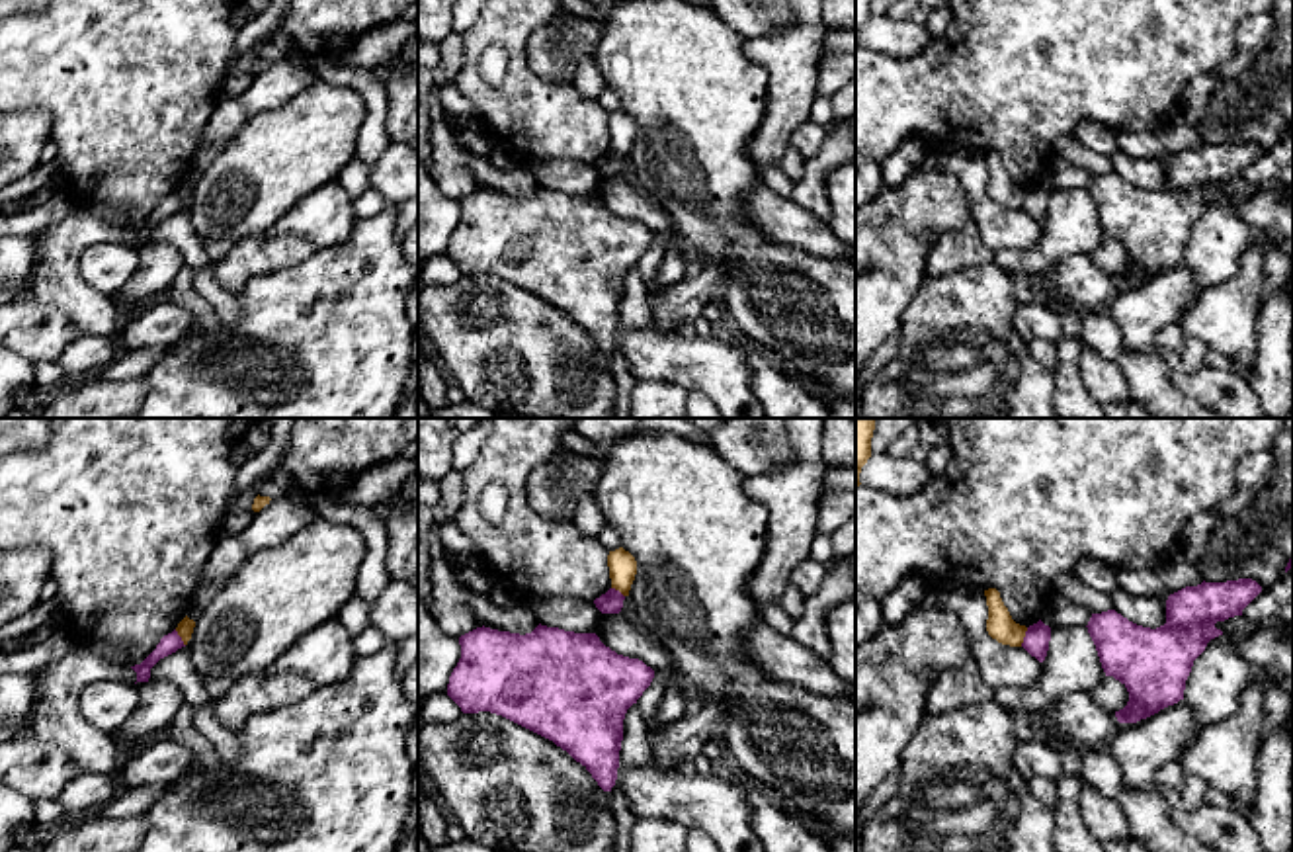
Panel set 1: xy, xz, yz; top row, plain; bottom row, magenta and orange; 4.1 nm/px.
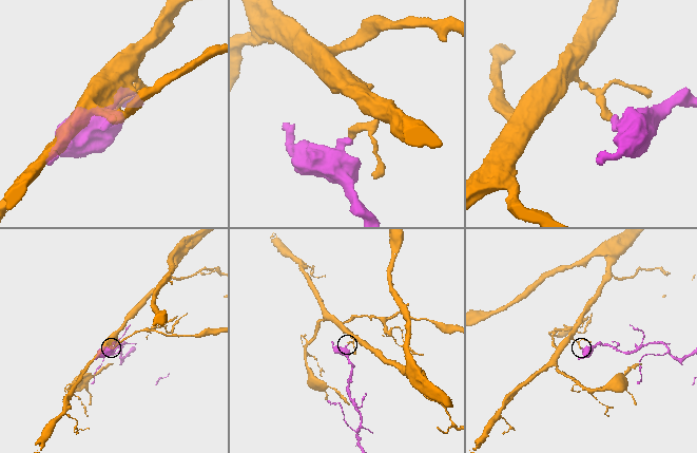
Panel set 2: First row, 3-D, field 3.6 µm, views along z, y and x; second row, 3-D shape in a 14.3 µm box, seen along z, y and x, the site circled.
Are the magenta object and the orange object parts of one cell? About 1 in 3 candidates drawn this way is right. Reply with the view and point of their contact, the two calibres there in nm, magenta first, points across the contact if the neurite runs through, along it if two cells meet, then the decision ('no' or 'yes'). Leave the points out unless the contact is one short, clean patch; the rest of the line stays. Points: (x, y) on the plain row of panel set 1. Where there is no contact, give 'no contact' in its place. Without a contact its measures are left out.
yz (1024, 200) | 110/120 nm | along yz (1028, 190), (1020, 208) | no

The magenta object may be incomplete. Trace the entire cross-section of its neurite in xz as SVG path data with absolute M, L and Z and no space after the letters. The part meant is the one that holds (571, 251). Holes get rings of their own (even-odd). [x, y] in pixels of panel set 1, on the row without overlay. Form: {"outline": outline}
{"outline": "M537 188L520 197L477 190L459 199L461 221L447 246L447 258L463 276L502 277L566 313L604 354L617 342L623 281L650 248L654 233L639 221L617 217L596 195L574 195Z"}

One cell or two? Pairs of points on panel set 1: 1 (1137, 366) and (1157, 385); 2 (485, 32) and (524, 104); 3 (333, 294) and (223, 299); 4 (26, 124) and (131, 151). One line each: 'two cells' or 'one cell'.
1: one cell
2: one cell
3: two cells
4: two cells

